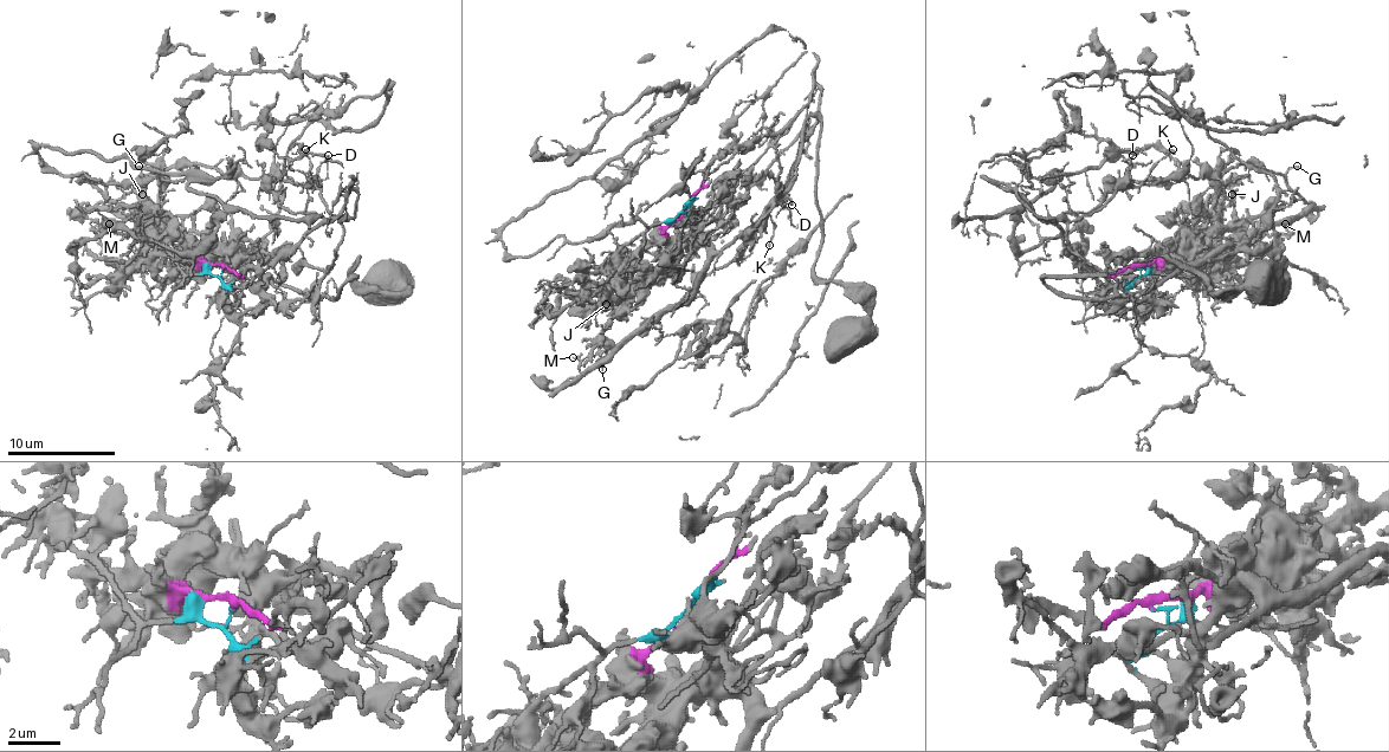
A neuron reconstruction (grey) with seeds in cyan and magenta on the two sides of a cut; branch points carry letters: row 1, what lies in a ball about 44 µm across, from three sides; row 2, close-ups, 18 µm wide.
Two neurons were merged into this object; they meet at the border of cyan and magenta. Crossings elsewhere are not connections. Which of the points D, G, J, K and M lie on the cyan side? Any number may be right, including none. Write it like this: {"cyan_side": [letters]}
{"cyan_side": ["D", "G", "K"]}

